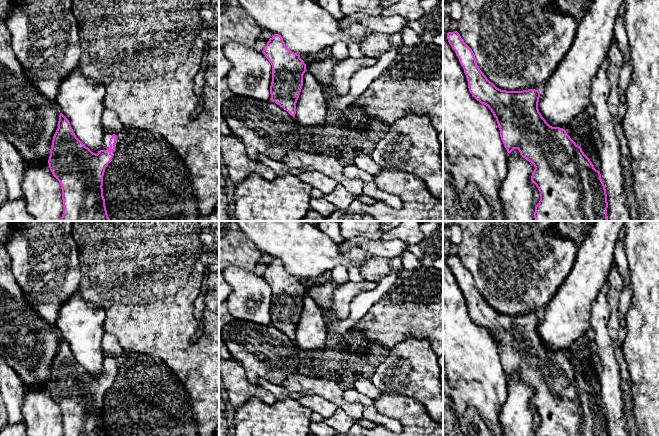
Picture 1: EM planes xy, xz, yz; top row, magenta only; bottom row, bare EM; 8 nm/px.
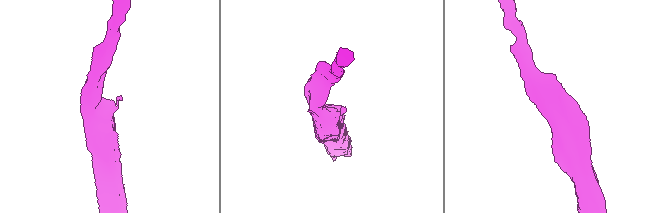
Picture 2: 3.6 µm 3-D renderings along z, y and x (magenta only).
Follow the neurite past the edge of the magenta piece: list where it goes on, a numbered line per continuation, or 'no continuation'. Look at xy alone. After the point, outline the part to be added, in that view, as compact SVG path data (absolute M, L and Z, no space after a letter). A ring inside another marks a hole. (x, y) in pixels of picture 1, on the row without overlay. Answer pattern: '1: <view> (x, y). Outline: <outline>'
1: xy (107, 358). Outline: M105 354L104 356L104 362L103 362L103 369L101 371L101 374L108 374L110 369L109 369L109 365L110 362L112 361L113 356Z

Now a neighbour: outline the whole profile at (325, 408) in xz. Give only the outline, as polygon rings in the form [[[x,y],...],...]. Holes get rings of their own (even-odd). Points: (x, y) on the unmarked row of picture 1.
[[[304,395],[297,401],[307,409],[310,409],[312,412],[320,414],[323,419],[329,418],[338,409],[338,407],[332,402],[316,395]]]

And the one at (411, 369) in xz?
[[[410,338],[390,349],[370,380],[382,394],[421,402],[429,416],[440,423],[443,420],[443,382],[440,380],[440,371],[438,356],[433,352],[430,343],[425,339]]]

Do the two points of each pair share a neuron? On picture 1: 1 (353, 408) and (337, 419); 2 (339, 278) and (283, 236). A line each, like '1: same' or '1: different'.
1: different
2: different

